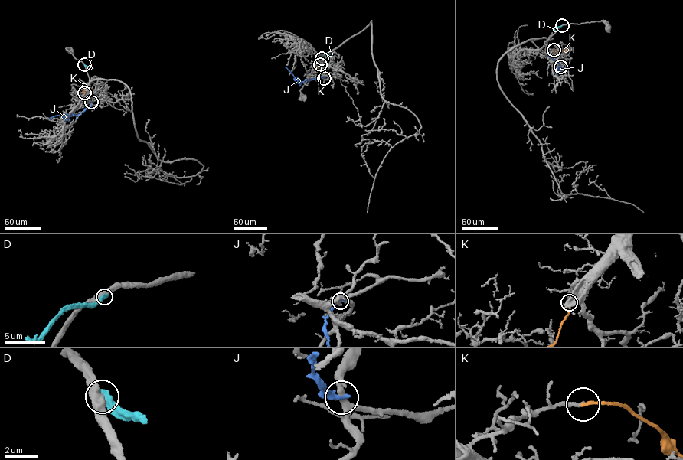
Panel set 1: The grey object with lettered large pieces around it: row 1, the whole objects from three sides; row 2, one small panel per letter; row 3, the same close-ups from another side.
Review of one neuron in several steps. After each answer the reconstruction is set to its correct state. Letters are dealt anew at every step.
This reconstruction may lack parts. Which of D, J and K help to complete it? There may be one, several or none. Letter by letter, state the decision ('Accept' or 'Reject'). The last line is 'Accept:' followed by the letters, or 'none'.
D: Reject
J: Reject
K: Reject
Accept: none

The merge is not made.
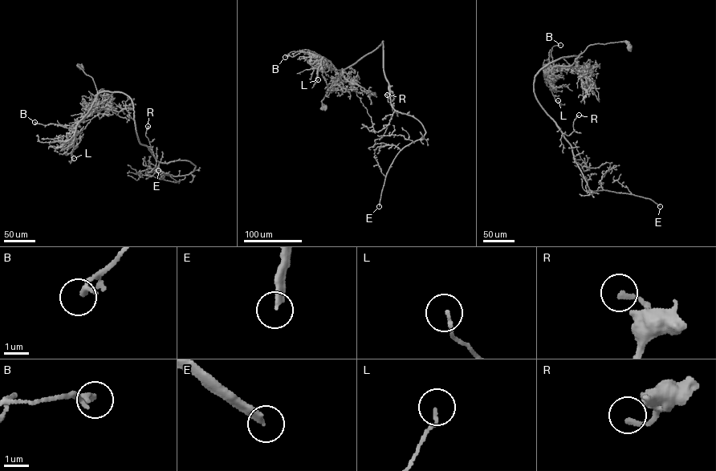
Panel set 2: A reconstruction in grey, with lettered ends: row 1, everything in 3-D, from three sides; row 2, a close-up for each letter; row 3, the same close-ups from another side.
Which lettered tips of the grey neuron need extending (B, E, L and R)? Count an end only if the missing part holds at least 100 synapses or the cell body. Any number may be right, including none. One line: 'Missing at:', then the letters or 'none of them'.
Missing at: E

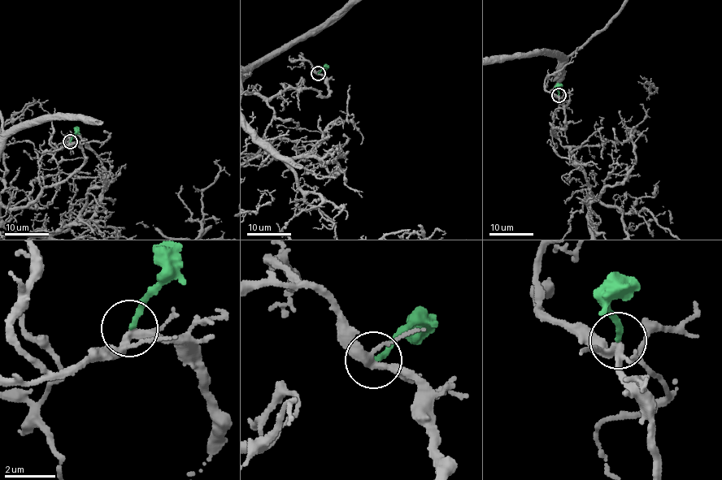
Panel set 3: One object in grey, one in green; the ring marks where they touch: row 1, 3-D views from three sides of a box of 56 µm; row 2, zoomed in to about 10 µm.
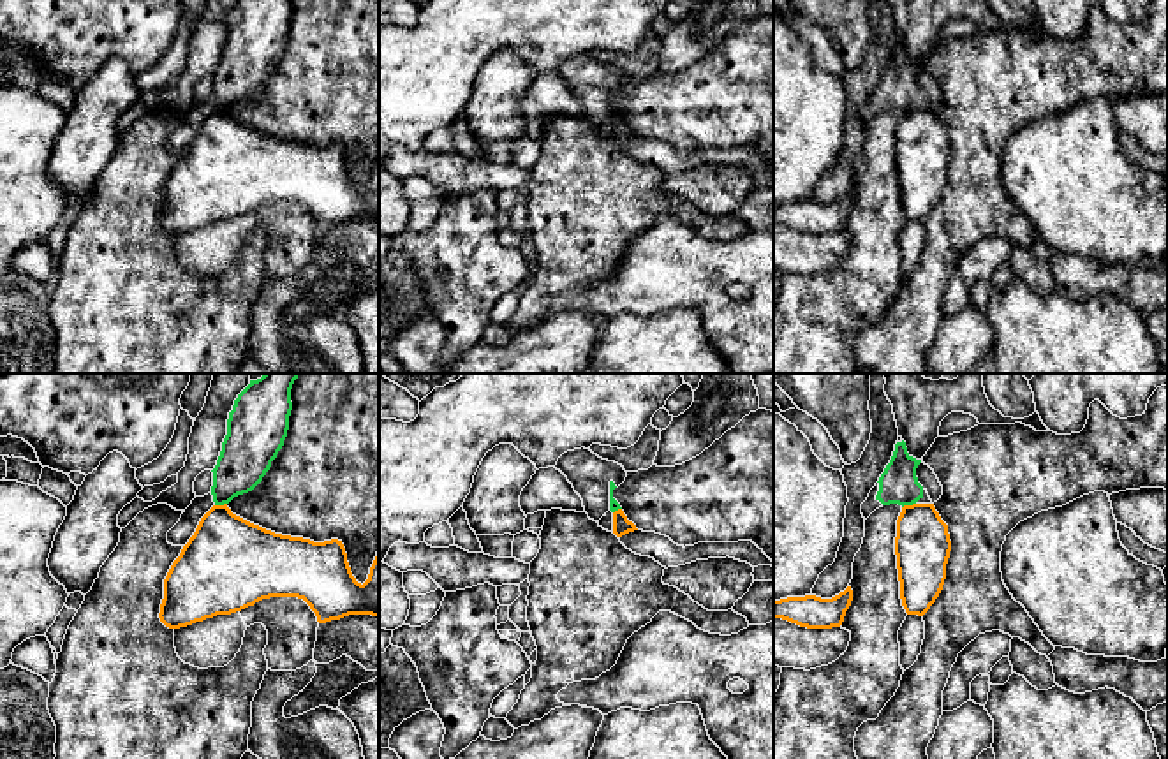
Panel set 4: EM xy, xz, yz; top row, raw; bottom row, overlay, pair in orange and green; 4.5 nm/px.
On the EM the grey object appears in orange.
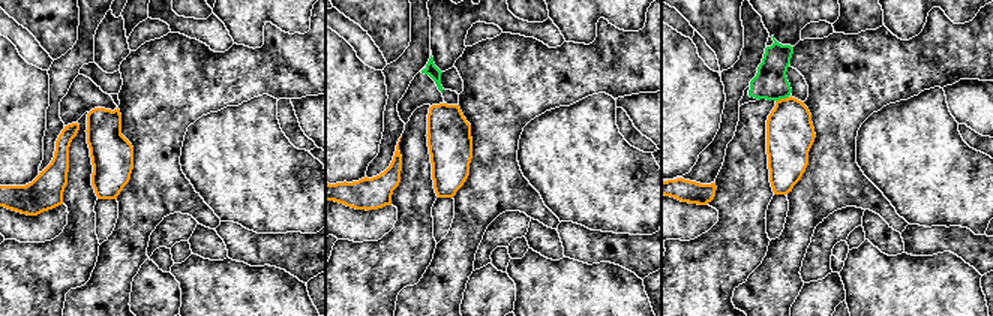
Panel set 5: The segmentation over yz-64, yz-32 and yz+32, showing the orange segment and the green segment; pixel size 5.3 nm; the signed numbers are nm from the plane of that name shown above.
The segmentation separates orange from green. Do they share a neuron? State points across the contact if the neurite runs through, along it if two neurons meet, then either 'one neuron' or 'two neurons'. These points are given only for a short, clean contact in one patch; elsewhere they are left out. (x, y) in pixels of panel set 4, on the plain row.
border yz (915, 108), (902, 113); two neurons

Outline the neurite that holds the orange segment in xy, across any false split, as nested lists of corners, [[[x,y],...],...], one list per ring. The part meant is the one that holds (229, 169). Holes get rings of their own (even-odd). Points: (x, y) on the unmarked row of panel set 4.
[[[227,109],[213,111],[199,127],[164,185],[159,224],[169,234],[180,234],[231,220],[270,203],[303,204],[319,229],[349,220],[379,222],[379,157],[361,190],[351,178],[347,158],[338,144],[314,148],[303,143],[275,139],[231,118]]]

